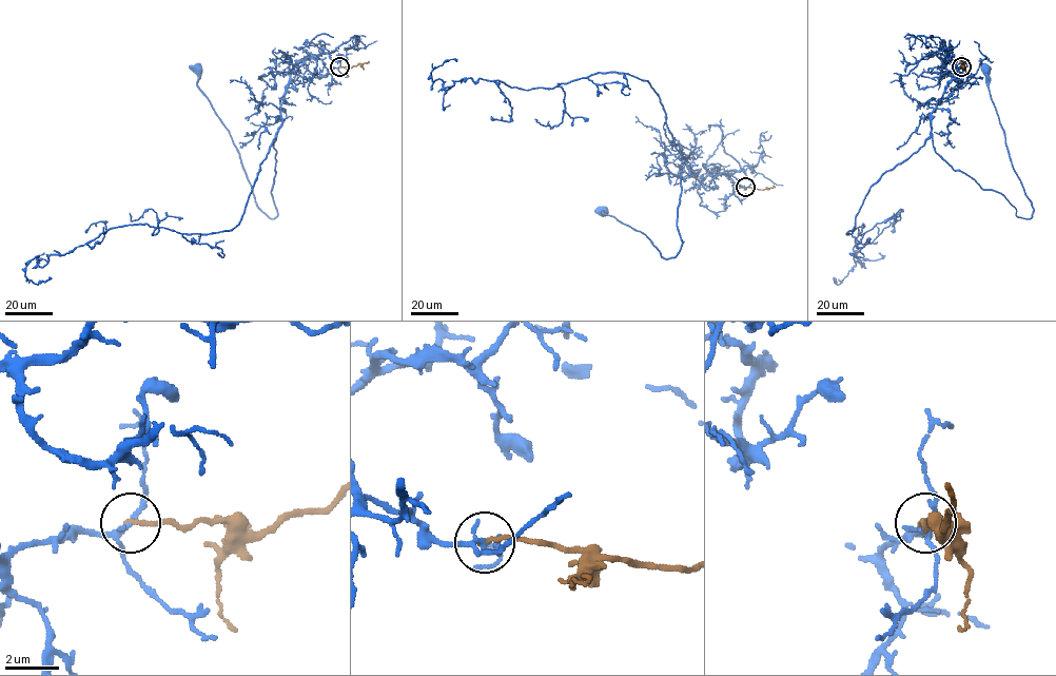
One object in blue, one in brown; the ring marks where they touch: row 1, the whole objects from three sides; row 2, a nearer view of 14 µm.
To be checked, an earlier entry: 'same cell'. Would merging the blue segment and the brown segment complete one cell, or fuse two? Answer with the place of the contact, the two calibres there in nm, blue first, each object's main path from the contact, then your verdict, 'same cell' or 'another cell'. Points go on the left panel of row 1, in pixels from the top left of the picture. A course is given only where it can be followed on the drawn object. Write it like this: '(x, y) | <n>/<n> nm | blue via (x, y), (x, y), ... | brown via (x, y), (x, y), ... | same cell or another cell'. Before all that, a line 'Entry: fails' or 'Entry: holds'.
Entry: fails
(339, 66) | 160/180 nm | blue via (338, 66), (301, 59), (290, 73), (273, 147), (274, 218), (257, 205), (229, 131), (197, 84), (196, 68) | brown via (338, 66), (351, 68), (368, 61) | another cell

